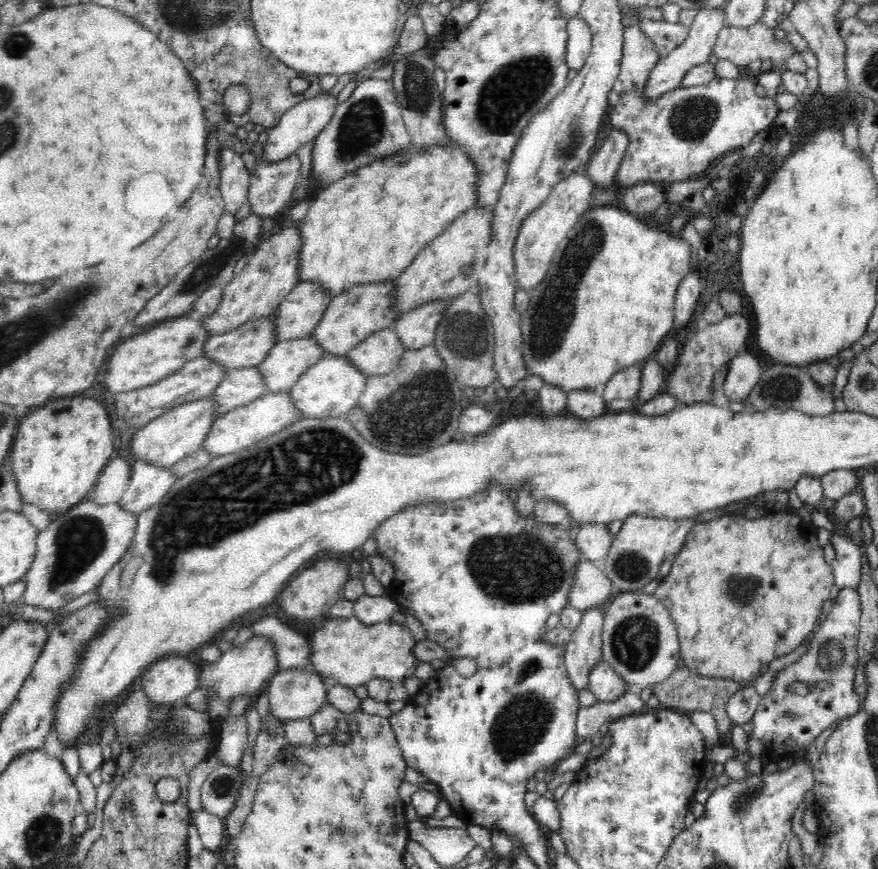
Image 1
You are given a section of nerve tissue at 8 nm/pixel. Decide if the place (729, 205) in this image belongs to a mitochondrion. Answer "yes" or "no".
no

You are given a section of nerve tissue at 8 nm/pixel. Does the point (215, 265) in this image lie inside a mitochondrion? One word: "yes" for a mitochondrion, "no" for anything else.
yes

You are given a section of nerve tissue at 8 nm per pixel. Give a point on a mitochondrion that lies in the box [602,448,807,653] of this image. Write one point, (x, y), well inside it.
(741, 591)

